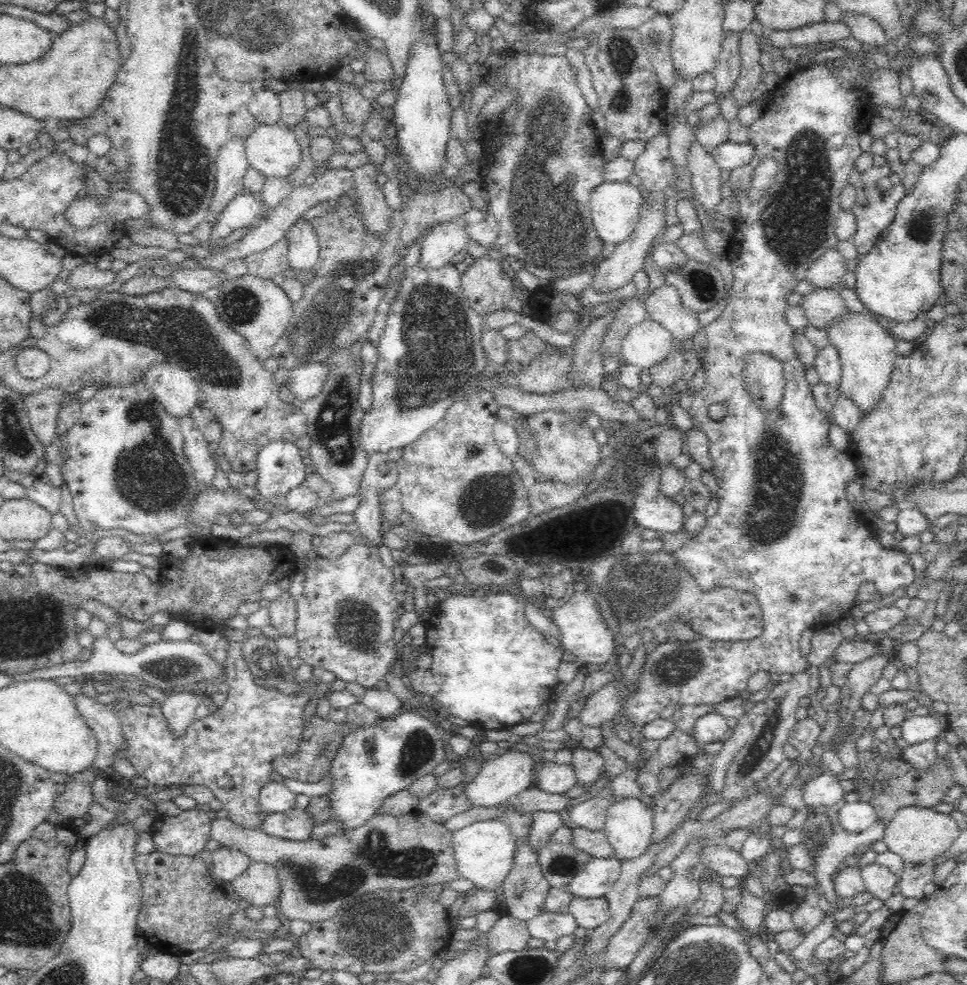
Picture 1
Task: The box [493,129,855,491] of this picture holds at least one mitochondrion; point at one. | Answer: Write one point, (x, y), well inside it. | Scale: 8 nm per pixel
(706, 286)

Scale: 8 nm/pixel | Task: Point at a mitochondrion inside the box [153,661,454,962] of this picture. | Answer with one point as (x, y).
(373, 856)

